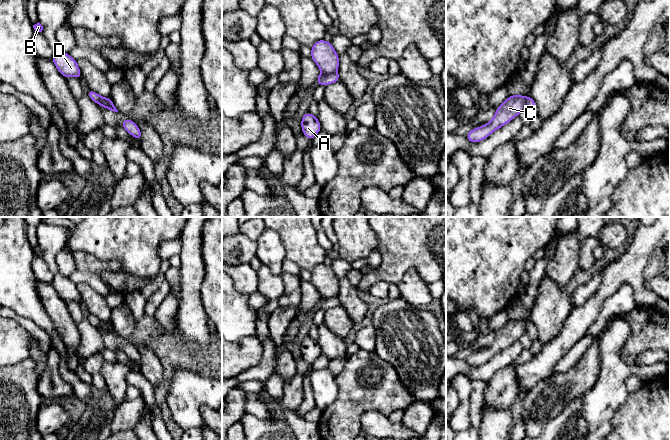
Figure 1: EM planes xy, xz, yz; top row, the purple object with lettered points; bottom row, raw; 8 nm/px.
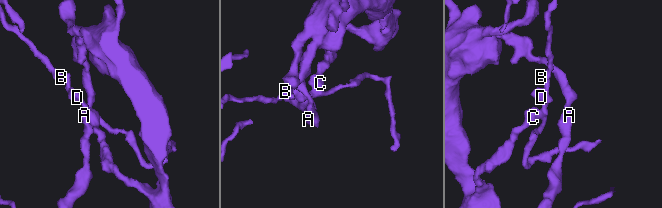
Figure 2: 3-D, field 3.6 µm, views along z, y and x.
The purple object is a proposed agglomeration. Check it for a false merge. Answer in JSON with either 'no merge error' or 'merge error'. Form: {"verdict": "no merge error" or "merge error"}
{"verdict": "merge error"}

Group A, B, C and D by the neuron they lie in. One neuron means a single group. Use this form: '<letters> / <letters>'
A C / B D

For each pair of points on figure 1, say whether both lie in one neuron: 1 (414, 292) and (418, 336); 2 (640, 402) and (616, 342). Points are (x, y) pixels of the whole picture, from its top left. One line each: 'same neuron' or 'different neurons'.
1: different neurons
2: different neurons

